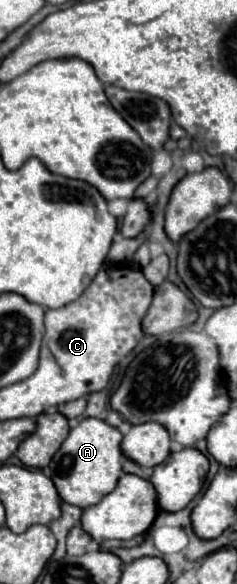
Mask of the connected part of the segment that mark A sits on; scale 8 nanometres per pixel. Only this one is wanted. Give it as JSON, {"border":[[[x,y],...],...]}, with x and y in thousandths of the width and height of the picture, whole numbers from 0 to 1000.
{"border":[[[359,716],[342,719],[274,750],[257,767],[241,771],[232,784],[207,795],[215,822],[249,842],[249,853],[283,863],[376,870],[409,863],[435,849],[451,849],[502,825],[519,801],[511,801],[511,760],[519,743],[460,729],[443,719],[418,716]]]}

